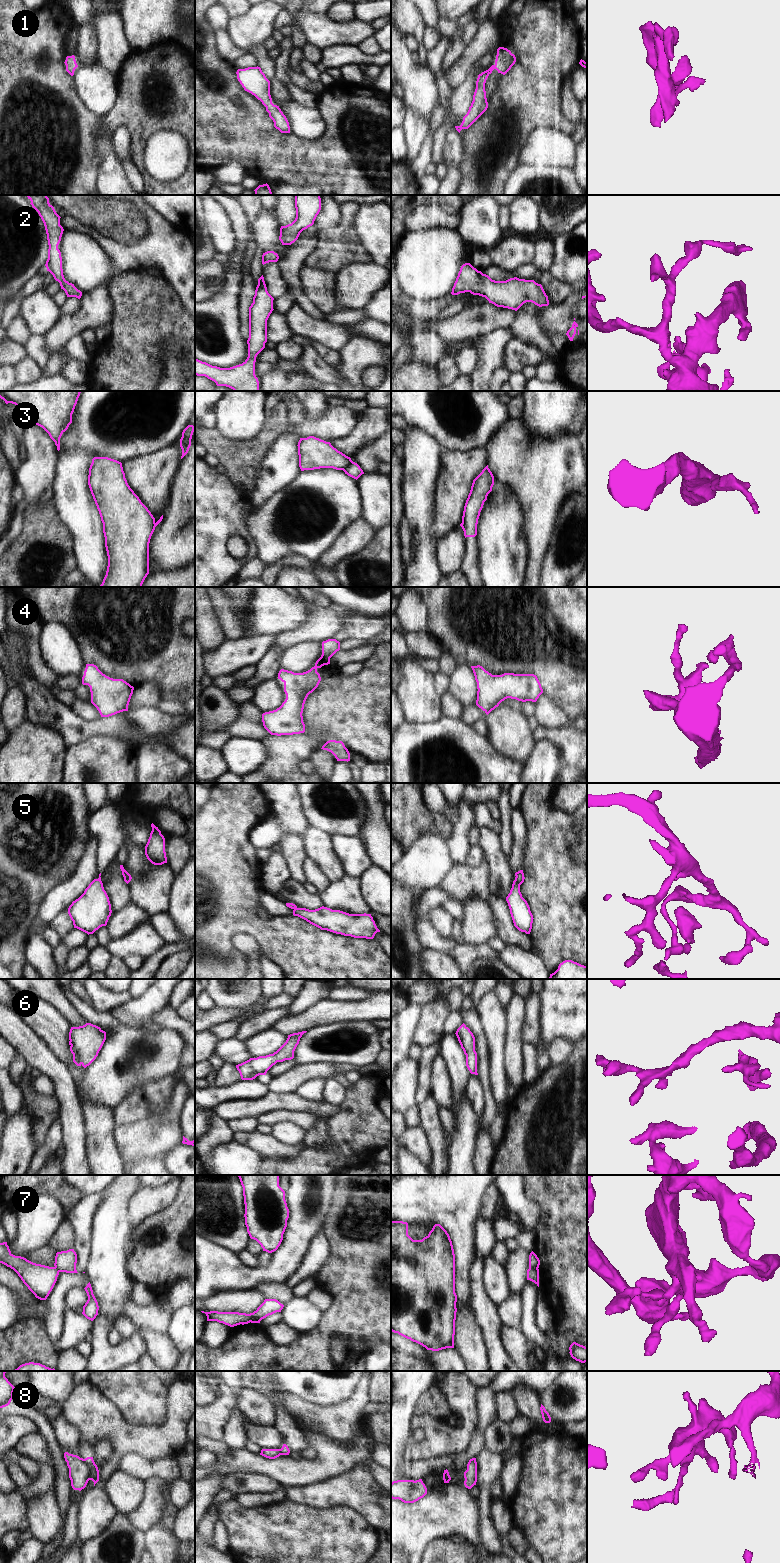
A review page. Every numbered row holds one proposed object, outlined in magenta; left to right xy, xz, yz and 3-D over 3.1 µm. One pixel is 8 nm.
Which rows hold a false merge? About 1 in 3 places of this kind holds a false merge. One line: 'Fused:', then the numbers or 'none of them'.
Fused: 3, 5, 7, 8

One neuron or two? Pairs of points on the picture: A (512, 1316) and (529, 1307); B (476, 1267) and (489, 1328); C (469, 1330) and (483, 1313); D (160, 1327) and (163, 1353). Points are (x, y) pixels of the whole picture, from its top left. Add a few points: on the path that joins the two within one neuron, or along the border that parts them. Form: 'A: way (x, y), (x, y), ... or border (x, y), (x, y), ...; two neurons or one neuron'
A: border (521, 1294), (521, 1325), (519, 1328); two neurons
B: way (476, 1282), (480, 1304), (486, 1313); one neuron
C: border (471, 1310), (481, 1332), (483, 1343); two neurons
D: border (140, 1326), (150, 1328), (159, 1333), (166, 1333); two neurons

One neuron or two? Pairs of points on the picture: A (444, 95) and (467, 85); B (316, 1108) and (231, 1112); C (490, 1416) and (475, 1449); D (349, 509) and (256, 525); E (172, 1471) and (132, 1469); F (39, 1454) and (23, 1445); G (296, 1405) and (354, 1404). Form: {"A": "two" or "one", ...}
{"A": "two", "B": "one", "C": "one", "D": "one", "E": "one", "F": "one", "G": "one"}

